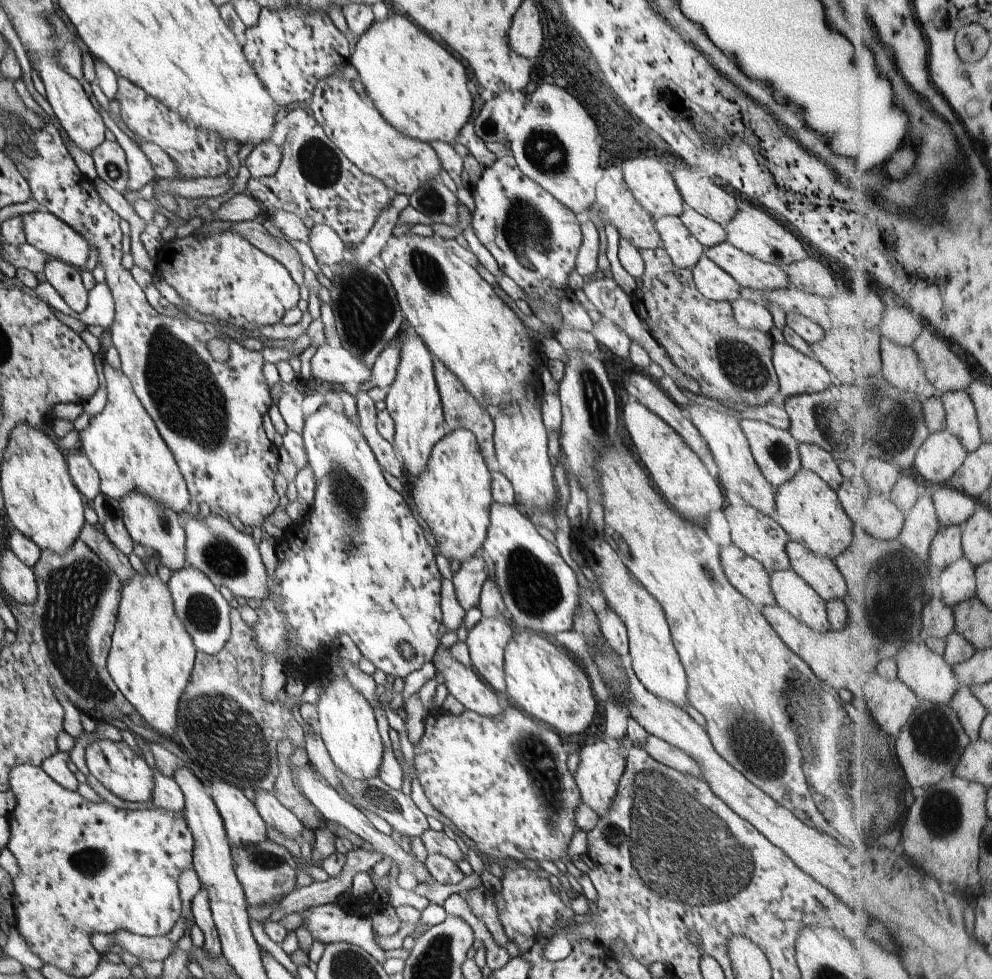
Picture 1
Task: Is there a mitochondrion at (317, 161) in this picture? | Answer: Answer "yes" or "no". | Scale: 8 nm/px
yes

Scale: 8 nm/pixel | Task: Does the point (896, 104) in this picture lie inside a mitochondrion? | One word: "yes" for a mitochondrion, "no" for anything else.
no

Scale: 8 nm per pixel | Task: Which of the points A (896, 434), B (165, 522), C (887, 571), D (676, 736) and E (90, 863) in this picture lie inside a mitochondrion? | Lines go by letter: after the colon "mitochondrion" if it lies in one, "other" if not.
A: mitochondrion
B: mitochondrion
C: mitochondrion
D: other
E: mitochondrion

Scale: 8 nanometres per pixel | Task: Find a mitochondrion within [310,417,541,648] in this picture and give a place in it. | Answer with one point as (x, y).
(349, 495)

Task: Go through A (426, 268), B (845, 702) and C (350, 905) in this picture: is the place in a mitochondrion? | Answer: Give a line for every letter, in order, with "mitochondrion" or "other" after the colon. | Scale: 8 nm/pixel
A: mitochondrion
B: other
C: other

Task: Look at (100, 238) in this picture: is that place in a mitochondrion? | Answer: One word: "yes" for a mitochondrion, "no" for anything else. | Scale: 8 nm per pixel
no

